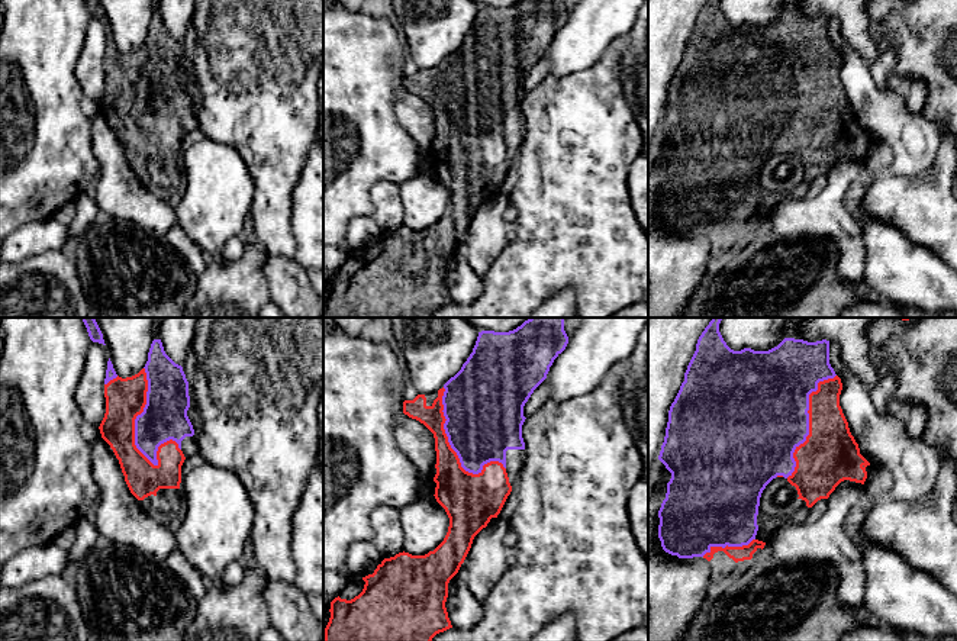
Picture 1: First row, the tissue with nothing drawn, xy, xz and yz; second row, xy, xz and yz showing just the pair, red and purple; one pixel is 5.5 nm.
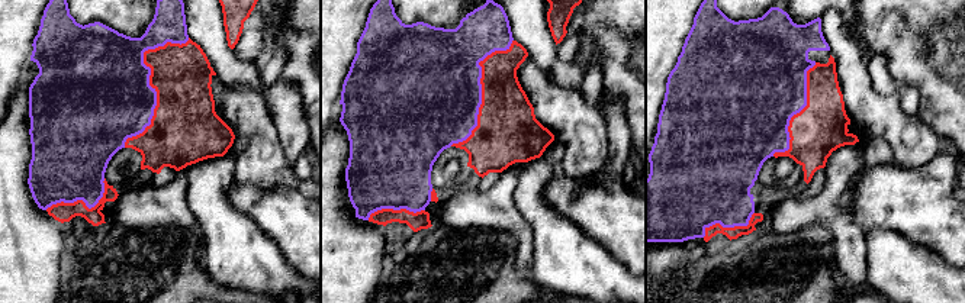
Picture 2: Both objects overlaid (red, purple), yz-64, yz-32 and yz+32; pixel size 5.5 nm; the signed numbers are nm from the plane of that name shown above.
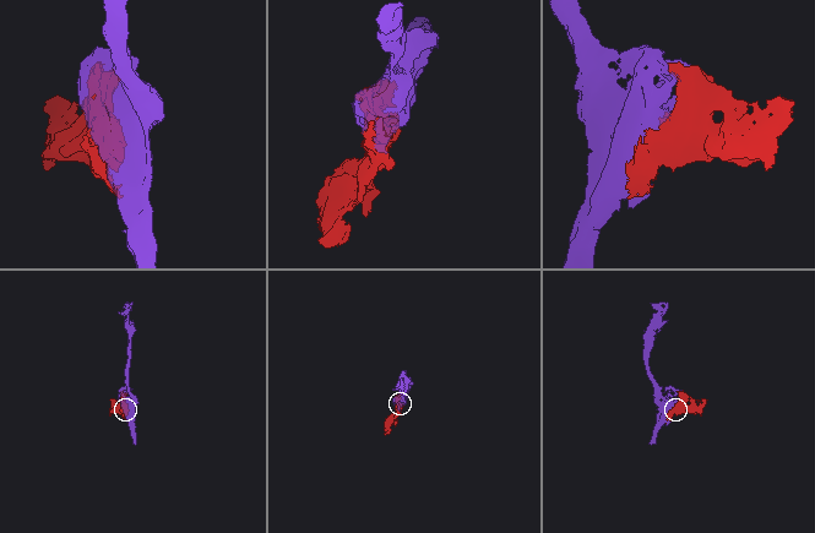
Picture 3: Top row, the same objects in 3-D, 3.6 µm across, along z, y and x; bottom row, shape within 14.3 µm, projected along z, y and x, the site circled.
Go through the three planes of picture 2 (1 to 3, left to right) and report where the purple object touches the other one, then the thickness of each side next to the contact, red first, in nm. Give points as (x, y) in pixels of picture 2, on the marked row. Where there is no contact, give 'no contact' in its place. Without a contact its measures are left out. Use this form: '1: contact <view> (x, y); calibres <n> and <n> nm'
1: contact yz-64 (150, 81); calibres 340 and 500 nm
2: contact yz-32 (482, 90); calibres 340 and 500 nm
3: contact yz+32 (797, 113); calibres 300 and 480 nm

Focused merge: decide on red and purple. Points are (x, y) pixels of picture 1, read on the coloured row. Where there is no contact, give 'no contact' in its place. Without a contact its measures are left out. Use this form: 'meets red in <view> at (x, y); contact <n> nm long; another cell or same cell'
meets red in xy at (135, 418); contact 550 nm long; same cell

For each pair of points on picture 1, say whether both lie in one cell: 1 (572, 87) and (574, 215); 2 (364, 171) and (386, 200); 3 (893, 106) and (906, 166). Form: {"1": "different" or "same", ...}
{"1": "same", "2": "different", "3": "same"}

